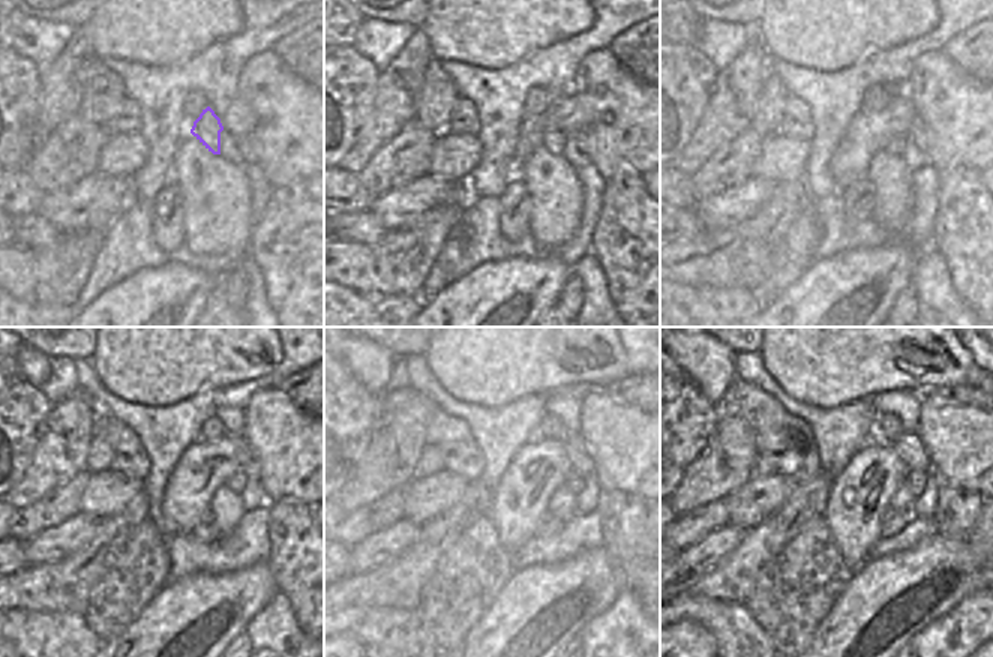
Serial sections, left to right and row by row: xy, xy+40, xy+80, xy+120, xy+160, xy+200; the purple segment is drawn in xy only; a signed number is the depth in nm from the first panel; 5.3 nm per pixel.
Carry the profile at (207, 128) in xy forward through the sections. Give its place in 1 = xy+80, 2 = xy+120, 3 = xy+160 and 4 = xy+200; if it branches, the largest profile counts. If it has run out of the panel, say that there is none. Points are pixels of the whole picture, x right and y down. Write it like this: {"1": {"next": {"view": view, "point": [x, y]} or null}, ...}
{"1": {"next": {"view": "xy+80", "point": [896, 146]}}, "2": {"next": {"view": "xy+120", "point": [237, 482]}}, "3": {"next": {"view": "xy+160", "point": [575, 482]}}, "4": {"next": {"view": "xy+200", "point": [915, 479]}}}

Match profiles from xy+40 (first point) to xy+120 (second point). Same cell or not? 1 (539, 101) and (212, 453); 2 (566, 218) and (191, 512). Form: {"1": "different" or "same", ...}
{"1": "different", "2": "different"}

